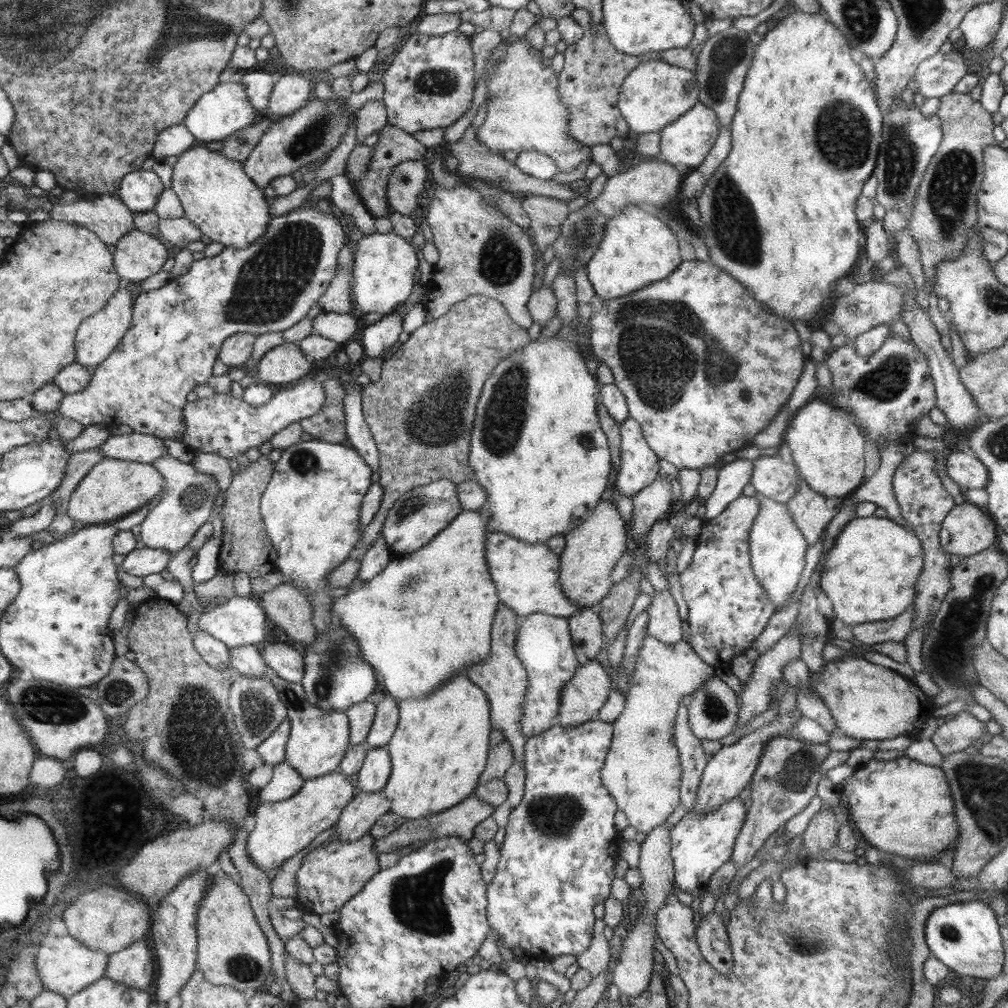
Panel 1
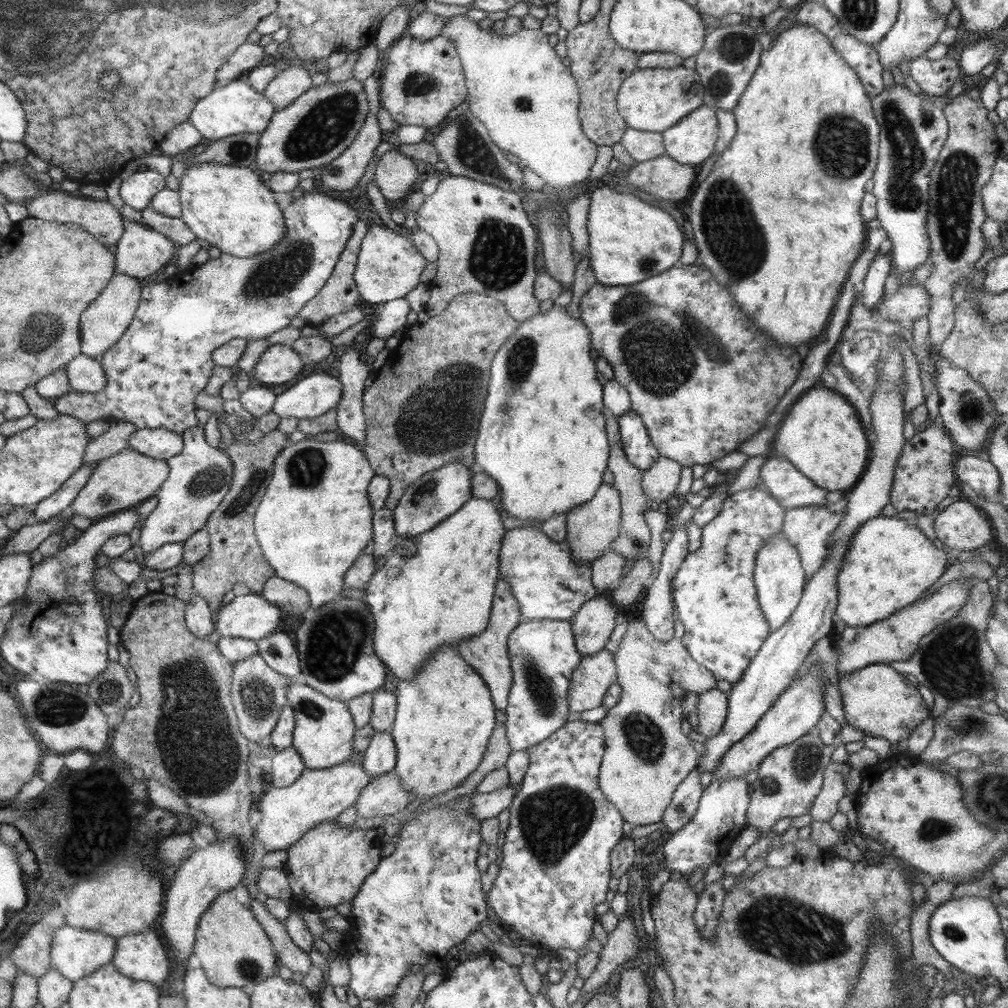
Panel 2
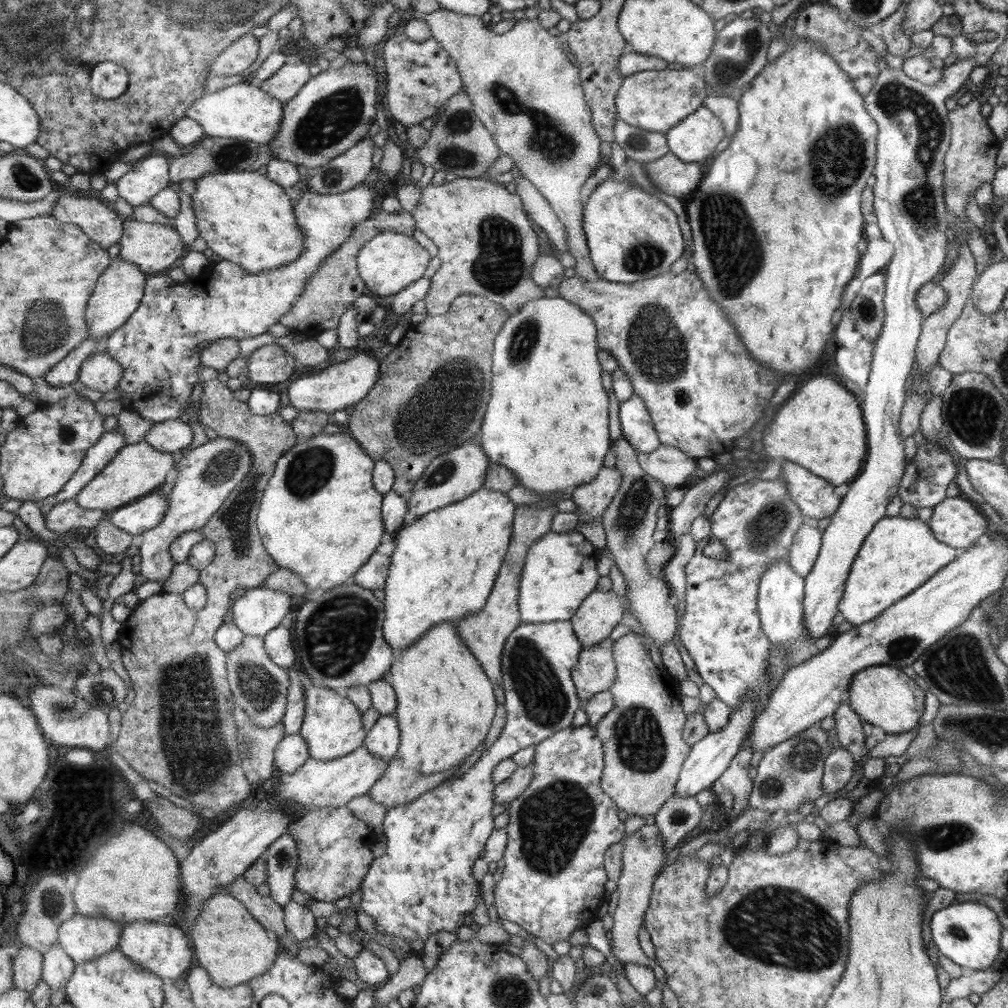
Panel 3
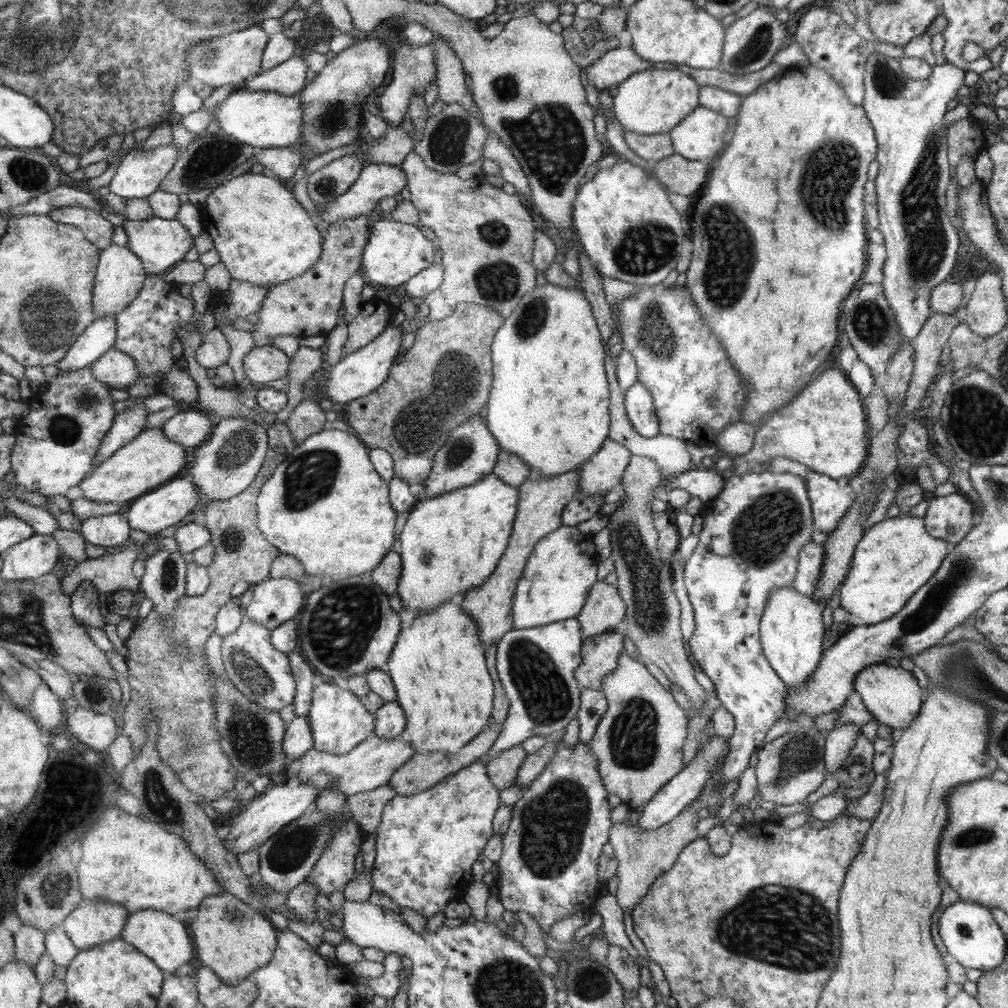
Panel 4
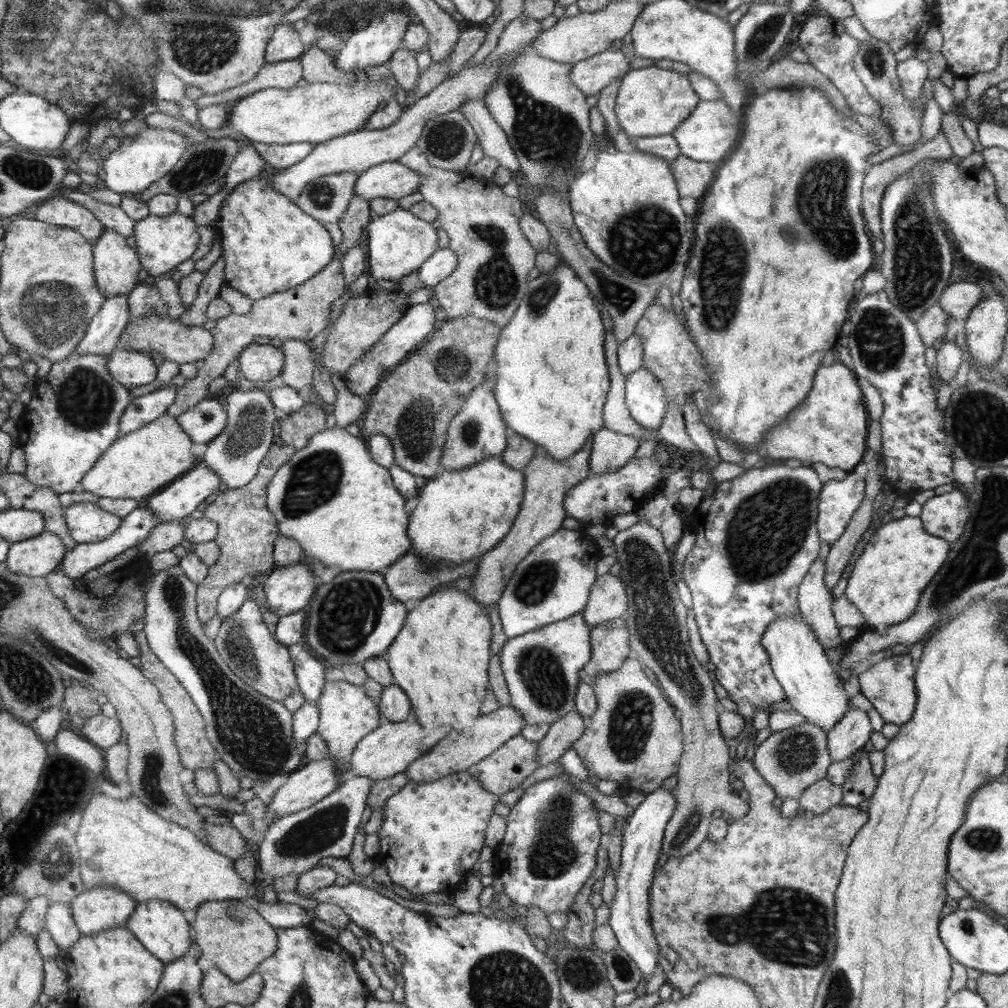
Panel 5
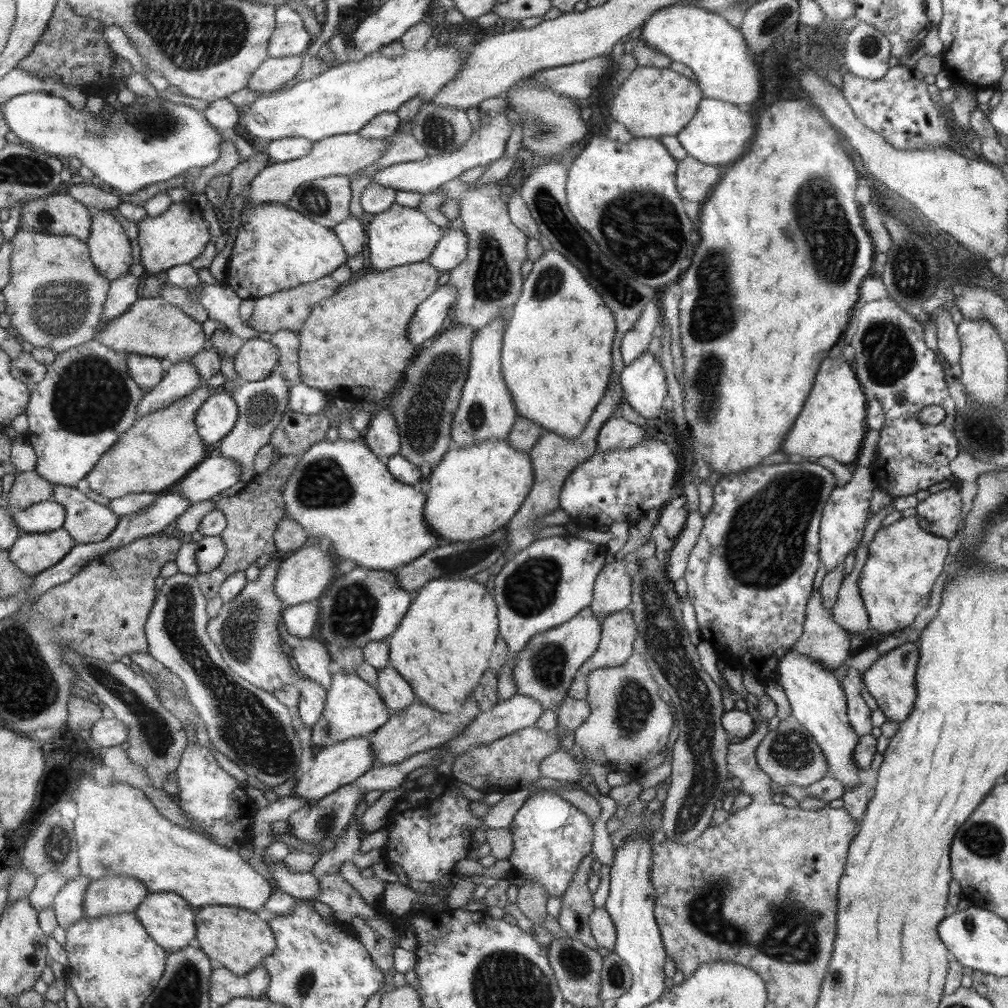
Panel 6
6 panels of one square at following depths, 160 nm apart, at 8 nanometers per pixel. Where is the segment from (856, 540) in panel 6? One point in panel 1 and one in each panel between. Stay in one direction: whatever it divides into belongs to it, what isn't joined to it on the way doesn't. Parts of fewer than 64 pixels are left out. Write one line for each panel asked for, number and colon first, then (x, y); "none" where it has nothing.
1: (772, 477)
2: (788, 485)
3: (815, 497)
4: (829, 502)
5: (839, 499)

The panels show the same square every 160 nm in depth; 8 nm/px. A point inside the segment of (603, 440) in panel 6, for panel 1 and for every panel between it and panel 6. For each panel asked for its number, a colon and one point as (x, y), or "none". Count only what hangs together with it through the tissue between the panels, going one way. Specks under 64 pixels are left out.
1: (592, 549)
2: (592, 527)
3: (592, 499)
4: (601, 472)
5: (611, 450)

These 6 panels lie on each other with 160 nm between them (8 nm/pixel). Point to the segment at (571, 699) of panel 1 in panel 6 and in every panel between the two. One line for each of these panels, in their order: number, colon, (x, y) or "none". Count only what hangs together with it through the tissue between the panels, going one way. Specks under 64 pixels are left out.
2: (591, 679)
3: (595, 672)
4: (600, 653)
5: (609, 642)
6: (618, 632)

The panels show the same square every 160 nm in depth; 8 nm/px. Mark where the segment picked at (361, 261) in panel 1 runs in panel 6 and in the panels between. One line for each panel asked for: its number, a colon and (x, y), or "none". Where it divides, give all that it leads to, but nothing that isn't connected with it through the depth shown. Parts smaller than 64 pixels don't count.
2: (388, 266)
3: (388, 262)
4: (395, 252)
5: (399, 242)
6: (401, 235)

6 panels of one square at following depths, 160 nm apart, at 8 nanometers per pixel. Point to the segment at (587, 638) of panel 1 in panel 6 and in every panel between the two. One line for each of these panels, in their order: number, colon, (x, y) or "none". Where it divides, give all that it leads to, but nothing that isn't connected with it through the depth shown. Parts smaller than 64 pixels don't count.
2: (596, 619)
3: (598, 615)
4: (604, 611)
5: (607, 601)
6: (612, 590)

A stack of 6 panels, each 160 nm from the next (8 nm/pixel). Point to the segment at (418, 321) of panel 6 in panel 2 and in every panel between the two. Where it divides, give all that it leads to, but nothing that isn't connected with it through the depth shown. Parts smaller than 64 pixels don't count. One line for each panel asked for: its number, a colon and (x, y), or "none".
2: (317, 393)
3: (342, 384)
4: (356, 375)
5: (418, 322)

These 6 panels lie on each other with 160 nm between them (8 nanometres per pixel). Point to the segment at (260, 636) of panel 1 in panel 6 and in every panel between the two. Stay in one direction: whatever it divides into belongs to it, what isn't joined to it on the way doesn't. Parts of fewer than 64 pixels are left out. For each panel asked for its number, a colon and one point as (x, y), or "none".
2: (251, 617)
3: (260, 610)
4: (276, 601)
5: (289, 589)
6: (303, 576)

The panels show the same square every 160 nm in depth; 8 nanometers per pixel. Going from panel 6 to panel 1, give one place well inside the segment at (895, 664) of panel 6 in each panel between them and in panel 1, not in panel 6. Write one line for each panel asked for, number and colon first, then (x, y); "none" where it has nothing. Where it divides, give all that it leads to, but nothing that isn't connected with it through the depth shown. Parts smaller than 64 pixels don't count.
1: (868, 702)
2: (881, 702)
3: (883, 696)
4: (891, 694)
5: (889, 685)

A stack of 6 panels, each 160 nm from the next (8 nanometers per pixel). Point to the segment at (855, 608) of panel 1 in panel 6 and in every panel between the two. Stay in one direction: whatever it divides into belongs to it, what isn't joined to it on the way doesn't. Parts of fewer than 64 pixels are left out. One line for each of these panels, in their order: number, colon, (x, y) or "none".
2: (889, 563)
3: (899, 554)
4: (895, 557)
5: (899, 560)
6: (904, 561)

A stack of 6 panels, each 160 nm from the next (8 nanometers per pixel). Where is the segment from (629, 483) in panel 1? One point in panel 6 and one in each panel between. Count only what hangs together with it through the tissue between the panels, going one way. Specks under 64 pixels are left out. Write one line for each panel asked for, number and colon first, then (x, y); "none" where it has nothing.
2: (639, 449)
3: (636, 424)
4: (639, 407)
5: (645, 397)
6: (644, 384)

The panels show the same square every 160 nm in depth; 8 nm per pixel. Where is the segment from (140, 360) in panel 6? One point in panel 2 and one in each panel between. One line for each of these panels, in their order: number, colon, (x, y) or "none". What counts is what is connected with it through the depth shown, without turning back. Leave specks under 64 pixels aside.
2: (85, 374)
3: (100, 372)
4: (115, 368)
5: (131, 368)

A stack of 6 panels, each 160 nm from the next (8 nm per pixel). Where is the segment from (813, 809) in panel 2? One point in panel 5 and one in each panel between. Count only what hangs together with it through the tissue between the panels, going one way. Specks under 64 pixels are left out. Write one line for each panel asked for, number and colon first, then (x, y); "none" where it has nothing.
3: (839, 765)
4: (838, 743)
5: (853, 732)

